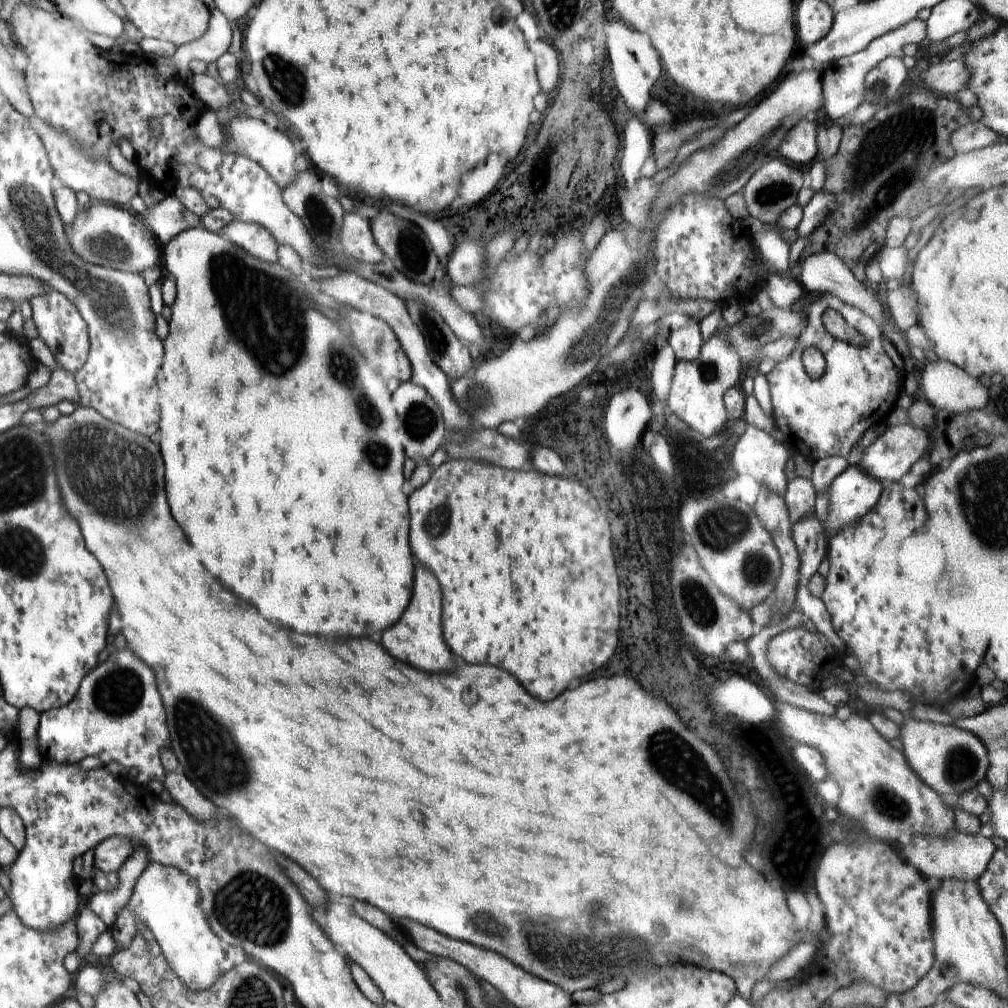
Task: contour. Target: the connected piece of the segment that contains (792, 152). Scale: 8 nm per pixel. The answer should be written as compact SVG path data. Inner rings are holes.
M810 119L796 123L784 137L780 146L775 148L777 156L784 156L794 164L814 162L817 153L816 124Z

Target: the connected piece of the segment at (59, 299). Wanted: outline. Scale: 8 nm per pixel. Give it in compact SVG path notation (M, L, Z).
M45 290L44 295L31 299L30 303L33 310L31 318L34 320L36 328L38 328L39 337L44 341L47 349L54 355L58 366L73 374L79 371L84 366L84 363L87 362L86 356L90 354L91 348L90 332L86 332L87 321L83 319L79 309L72 304L72 301L67 296L64 296L64 293L54 290Z

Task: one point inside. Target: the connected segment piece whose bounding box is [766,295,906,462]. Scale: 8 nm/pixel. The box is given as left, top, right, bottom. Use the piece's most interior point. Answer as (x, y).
(826, 417)

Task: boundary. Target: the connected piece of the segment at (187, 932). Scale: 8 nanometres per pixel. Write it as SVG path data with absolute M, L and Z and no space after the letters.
M156 861L149 862L142 874L136 879L126 906L118 913L116 920L108 930L111 930L112 938L116 943L118 942L123 949L127 949L134 942L137 926L140 923L144 923L147 929L152 931L153 937L159 944L167 963L185 987L195 986L206 991L220 978L223 973L220 964L224 962L226 956L222 945L220 945L220 937L208 924L201 903L200 887L193 876L170 865L163 865Z

